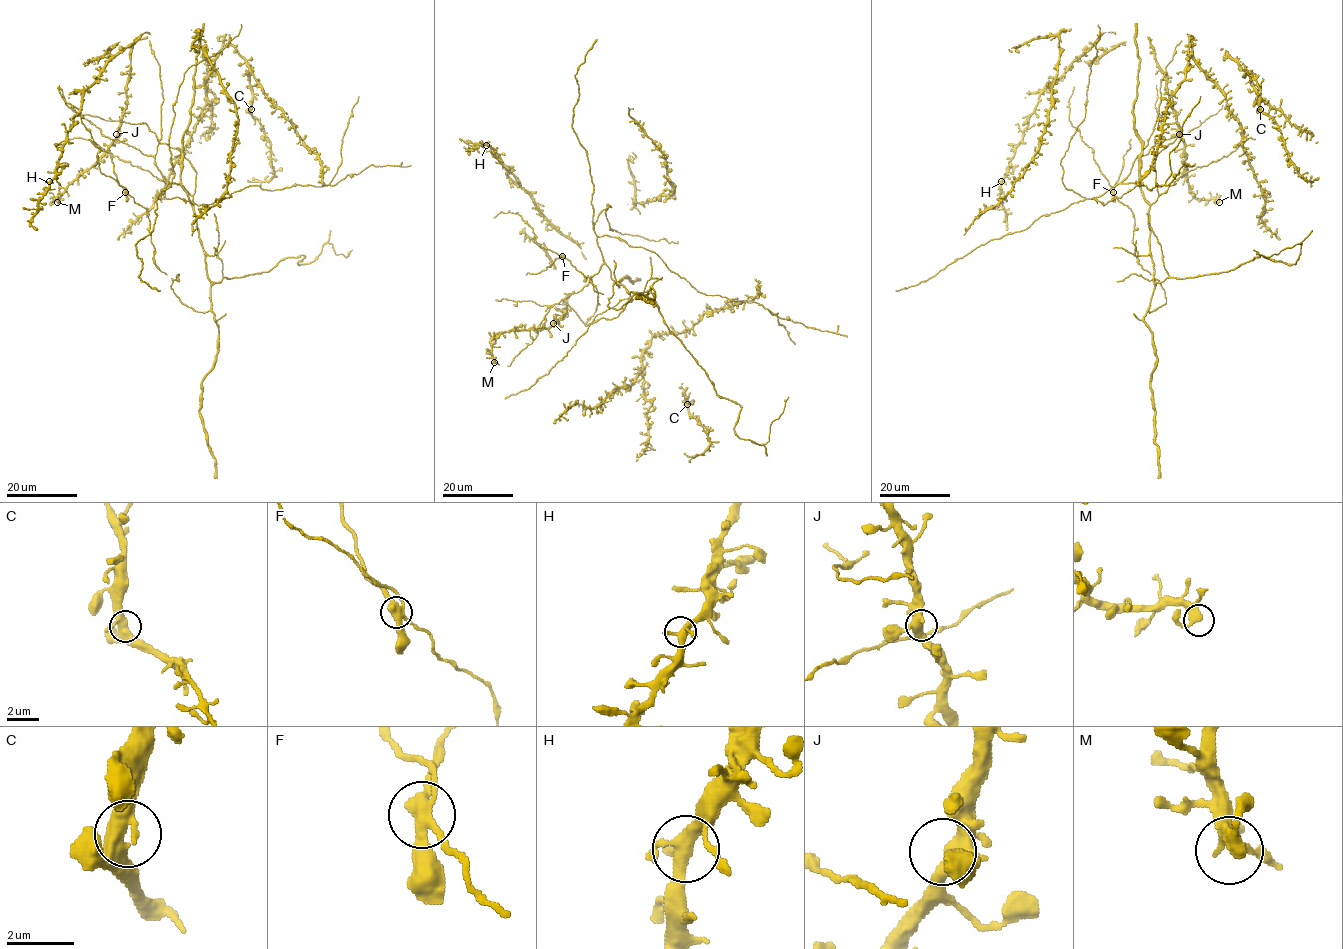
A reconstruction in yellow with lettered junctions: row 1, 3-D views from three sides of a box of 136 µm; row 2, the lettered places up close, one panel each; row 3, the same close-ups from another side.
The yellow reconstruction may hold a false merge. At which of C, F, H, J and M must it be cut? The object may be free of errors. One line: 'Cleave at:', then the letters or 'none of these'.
Cleave at: F

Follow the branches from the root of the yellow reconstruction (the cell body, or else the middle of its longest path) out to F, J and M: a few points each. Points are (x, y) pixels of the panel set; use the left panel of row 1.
F: (169, 183), (179, 183), (193, 205), (210, 282), (205, 312), (186, 306), (158, 268), (147, 212), (125, 192)
J: (169, 183), (153, 156), (115, 142), (111, 138), (116, 134)
M: (169, 183), (153, 156), (111, 138), (118, 135), (102, 155), (54, 198), (57, 202)

